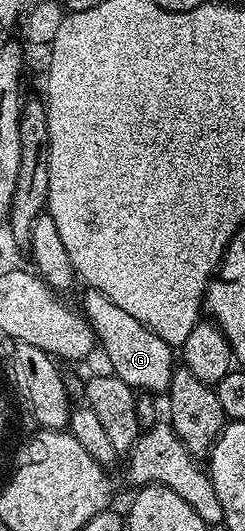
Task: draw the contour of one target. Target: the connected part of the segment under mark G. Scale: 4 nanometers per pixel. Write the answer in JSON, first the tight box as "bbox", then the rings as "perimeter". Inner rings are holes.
{"bbox":[80,288,176,394],"perimeter":[[[87,288],[85,292],[80,312],[93,331],[95,342],[106,352],[114,376],[124,379],[124,383],[135,390],[147,389],[150,393],[165,394],[170,388],[170,380],[176,368],[175,350],[158,335],[148,331],[144,323],[139,323],[133,315],[116,307],[116,303],[112,303],[104,291]]]}

